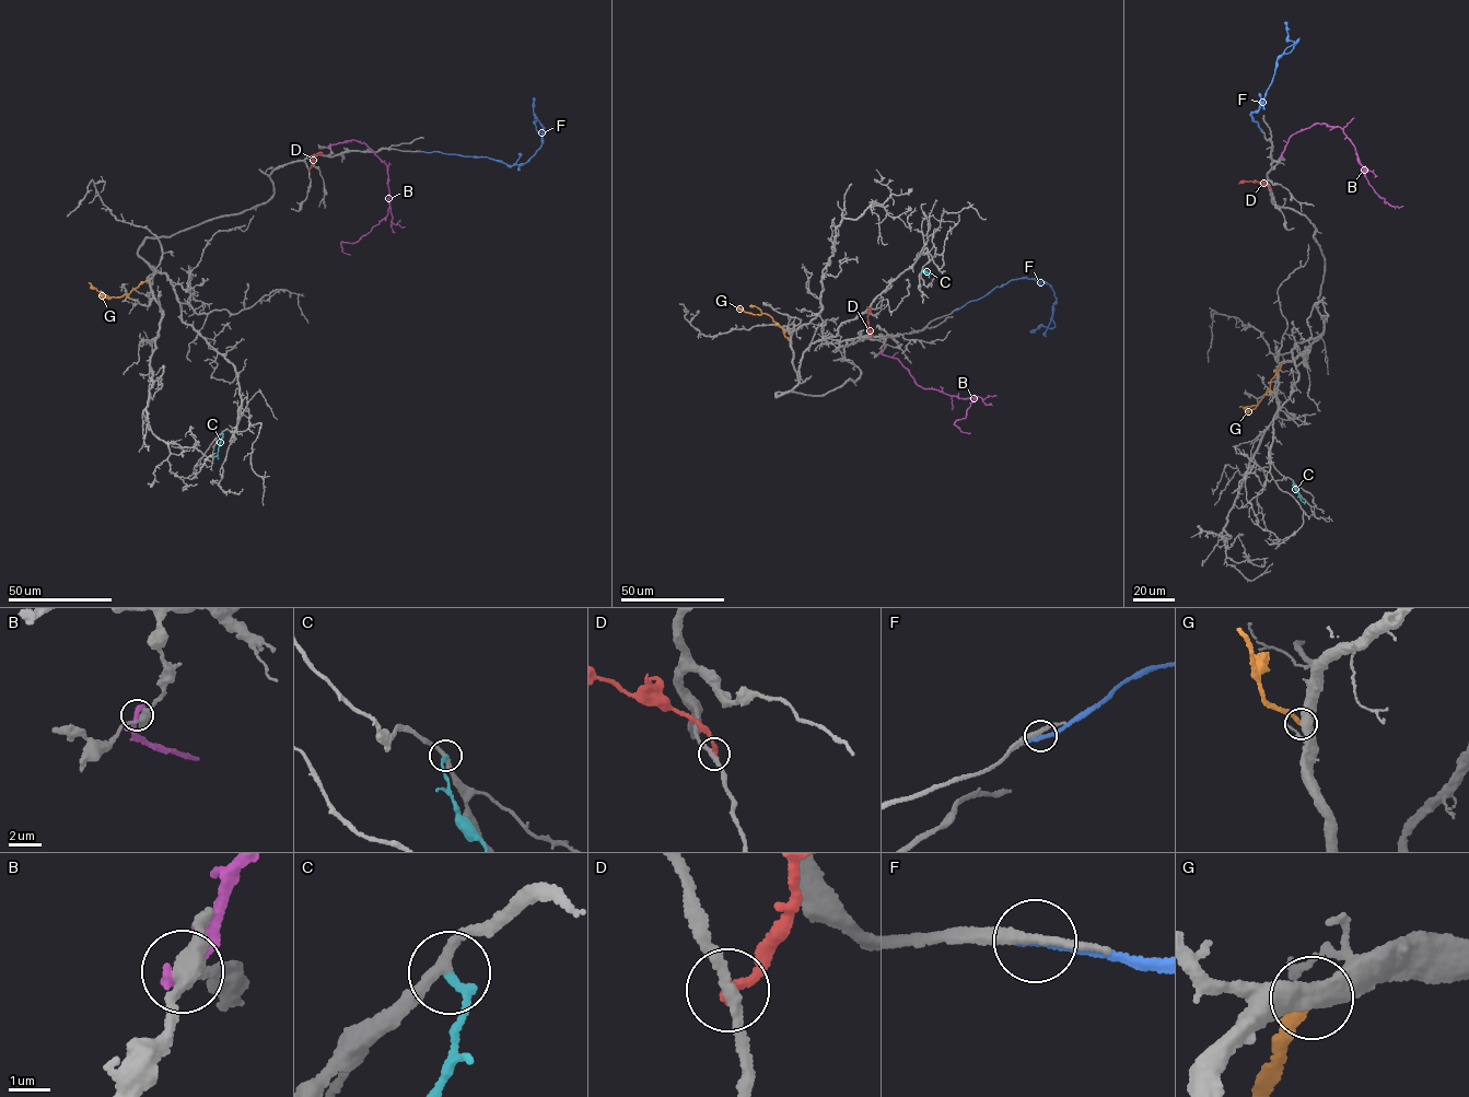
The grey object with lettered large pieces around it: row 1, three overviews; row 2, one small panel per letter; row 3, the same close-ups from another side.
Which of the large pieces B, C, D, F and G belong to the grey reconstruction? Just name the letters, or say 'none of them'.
none of them

